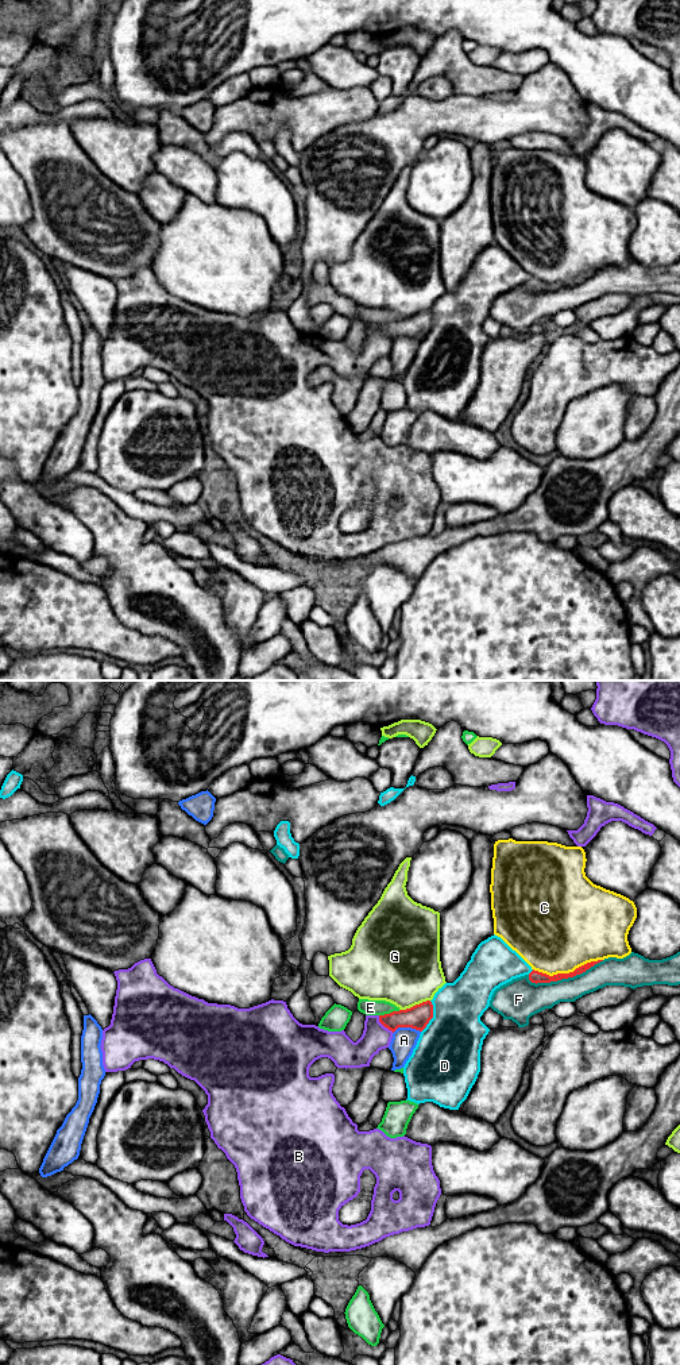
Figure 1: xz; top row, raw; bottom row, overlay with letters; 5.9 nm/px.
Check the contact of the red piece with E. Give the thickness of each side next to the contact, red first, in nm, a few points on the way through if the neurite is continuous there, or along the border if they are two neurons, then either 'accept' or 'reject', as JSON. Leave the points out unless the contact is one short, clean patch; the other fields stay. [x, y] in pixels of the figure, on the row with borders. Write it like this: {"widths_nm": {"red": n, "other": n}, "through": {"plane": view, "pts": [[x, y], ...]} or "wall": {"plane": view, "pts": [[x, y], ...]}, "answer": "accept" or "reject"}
{"widths_nm": {"red": 140, "other": 100}, "answer": "reject"}

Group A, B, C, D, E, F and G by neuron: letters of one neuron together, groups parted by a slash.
A / B / C / D / E / F / G

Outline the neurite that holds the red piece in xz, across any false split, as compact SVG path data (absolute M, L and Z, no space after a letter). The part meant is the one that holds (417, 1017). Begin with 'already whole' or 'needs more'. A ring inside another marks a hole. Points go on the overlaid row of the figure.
already whole | M426 1000L406 1010L379 1015L379 1022L393 1033L398 1027L412 1027L422 1032L432 1018L433 1005Z

